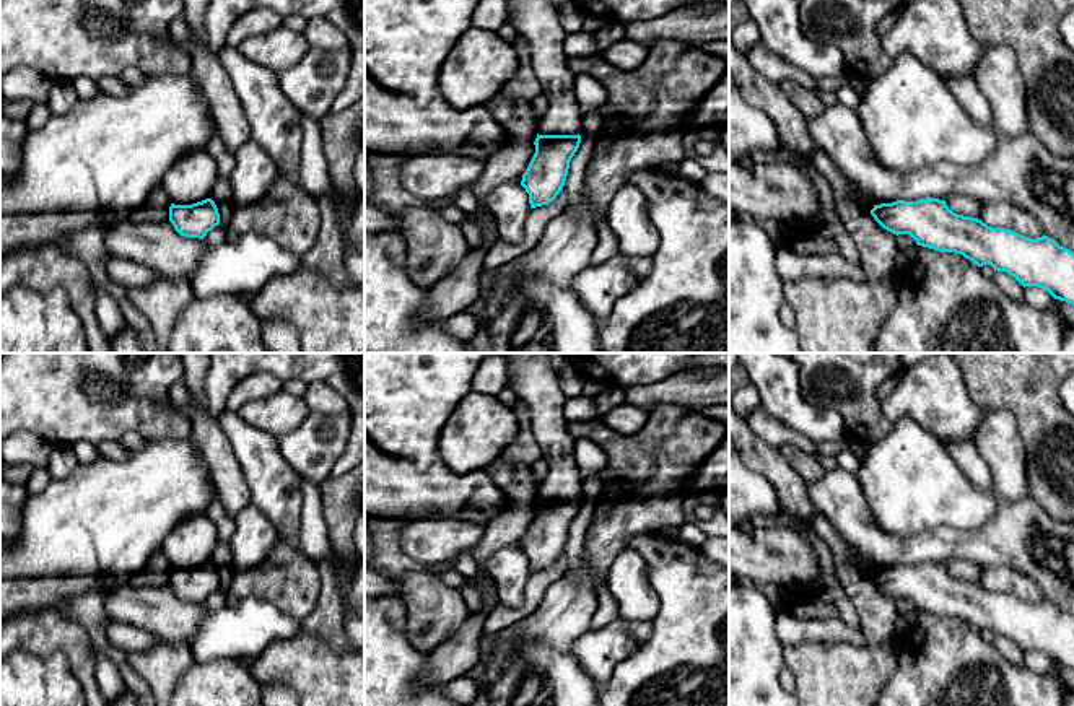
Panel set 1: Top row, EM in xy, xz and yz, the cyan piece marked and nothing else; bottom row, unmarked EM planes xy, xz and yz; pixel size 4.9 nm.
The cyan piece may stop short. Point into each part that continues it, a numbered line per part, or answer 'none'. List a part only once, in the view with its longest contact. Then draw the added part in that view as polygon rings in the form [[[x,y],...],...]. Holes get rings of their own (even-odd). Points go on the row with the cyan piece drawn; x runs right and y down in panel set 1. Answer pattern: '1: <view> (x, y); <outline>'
1: xz (537, 20); [[[509,0],[508,23],[527,41],[530,68],[542,85],[548,109],[537,120],[539,135],[578,135],[583,112],[574,99],[574,73],[563,50],[566,37],[550,0]]]

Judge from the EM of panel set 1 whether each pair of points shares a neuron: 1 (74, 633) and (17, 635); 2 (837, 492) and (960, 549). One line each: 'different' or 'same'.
1: same
2: same

